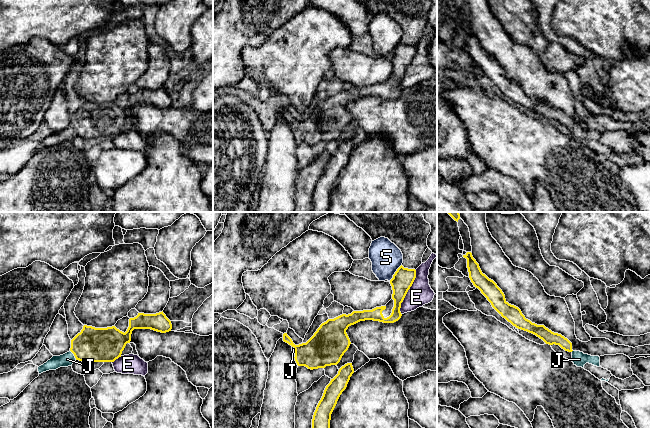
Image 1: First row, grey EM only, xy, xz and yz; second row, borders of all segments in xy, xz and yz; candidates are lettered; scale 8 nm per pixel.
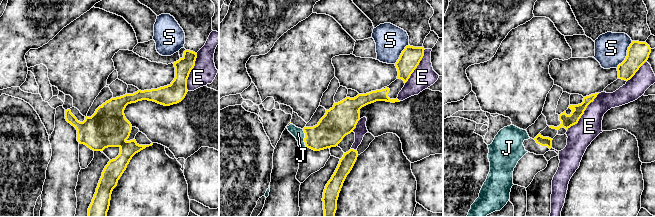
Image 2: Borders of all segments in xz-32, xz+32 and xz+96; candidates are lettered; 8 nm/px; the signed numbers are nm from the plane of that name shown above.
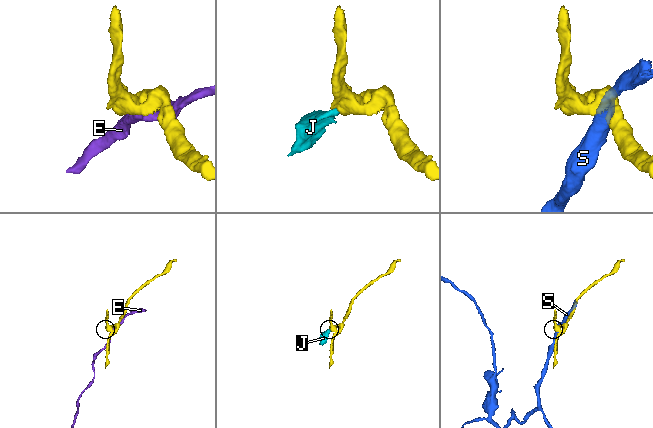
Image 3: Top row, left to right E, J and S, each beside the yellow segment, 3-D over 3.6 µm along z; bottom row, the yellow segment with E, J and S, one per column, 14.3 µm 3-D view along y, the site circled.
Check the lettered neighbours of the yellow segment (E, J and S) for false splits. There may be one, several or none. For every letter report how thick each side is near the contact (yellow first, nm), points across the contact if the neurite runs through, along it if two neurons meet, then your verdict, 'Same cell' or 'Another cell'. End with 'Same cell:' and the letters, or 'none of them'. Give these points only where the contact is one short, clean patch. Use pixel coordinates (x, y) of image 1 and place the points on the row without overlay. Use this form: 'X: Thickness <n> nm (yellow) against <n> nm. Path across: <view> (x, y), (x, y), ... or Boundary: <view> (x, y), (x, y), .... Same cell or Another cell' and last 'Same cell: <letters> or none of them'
E: Thickness 170 nm (yellow) against 190 nm. Another cell
J: Thickness 280 nm (yellow) against 110 nm. Path across: xy (92, 120), (85, 122), (74, 131), (67, 135). Same cell
S: Thickness 170 nm (yellow) against 240 nm. Boundary: xz (401, 40), (389, 56). Another cell
Same cell: J

